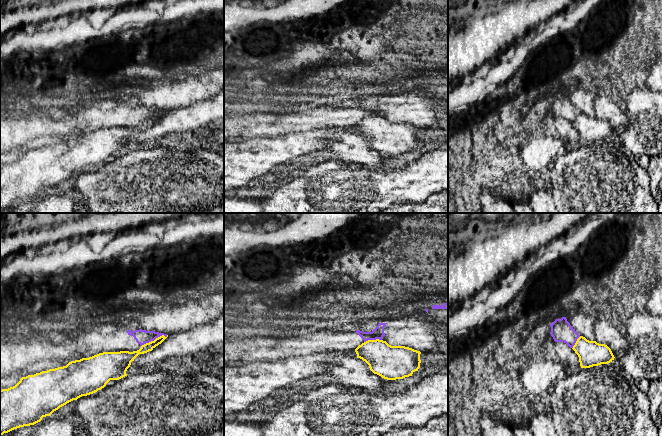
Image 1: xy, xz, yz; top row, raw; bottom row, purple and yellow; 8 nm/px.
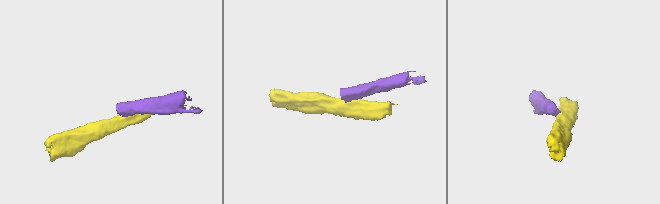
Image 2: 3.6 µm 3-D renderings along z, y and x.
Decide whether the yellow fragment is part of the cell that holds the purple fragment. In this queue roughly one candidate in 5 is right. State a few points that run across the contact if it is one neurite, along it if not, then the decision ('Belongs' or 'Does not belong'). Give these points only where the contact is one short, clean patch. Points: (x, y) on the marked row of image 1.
Line: xy (167, 335), (158, 336), (141, 346). Does not belong

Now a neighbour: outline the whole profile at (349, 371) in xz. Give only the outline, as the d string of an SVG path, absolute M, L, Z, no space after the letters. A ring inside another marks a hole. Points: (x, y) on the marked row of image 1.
M338 356L329 359L323 376L327 379L335 378L339 385L364 389L371 393L385 392L389 388L387 379L374 374L369 365L357 357Z

